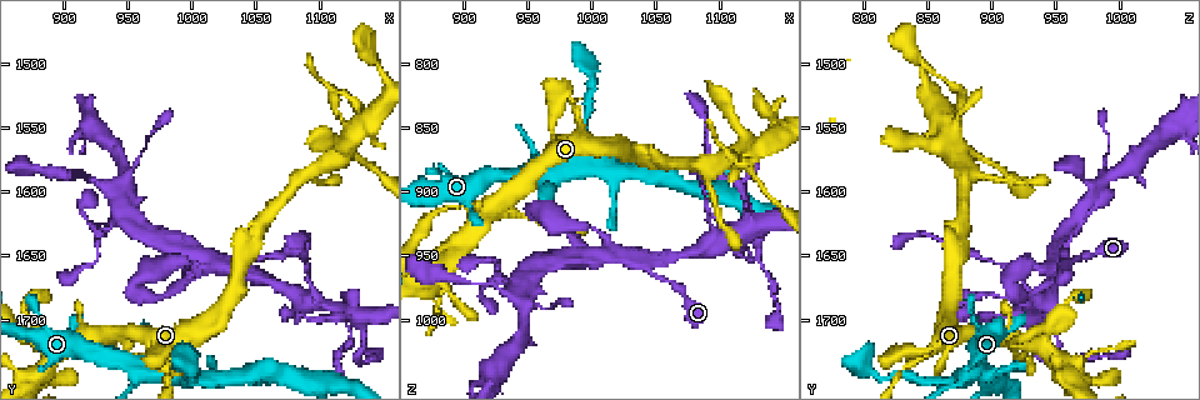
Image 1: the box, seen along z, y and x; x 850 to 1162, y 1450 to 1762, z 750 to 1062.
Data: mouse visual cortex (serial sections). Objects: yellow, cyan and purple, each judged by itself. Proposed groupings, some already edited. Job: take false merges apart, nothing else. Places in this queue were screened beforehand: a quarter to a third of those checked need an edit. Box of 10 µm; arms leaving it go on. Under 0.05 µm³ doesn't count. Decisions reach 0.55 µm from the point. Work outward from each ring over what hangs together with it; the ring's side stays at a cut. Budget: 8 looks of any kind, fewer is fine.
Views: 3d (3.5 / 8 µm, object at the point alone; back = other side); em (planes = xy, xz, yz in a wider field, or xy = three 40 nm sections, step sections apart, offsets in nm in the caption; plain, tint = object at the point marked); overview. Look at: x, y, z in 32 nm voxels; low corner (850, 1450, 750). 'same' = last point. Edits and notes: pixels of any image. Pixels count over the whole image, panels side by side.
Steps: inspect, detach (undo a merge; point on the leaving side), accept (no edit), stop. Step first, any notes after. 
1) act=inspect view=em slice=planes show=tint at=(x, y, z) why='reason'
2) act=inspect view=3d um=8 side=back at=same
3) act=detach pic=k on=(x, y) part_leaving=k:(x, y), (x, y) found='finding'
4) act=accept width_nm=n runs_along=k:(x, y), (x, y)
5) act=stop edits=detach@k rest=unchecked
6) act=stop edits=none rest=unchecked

act=inspect view=3d um=8 at=(968, 1744, 884) why='looks like a crossing'

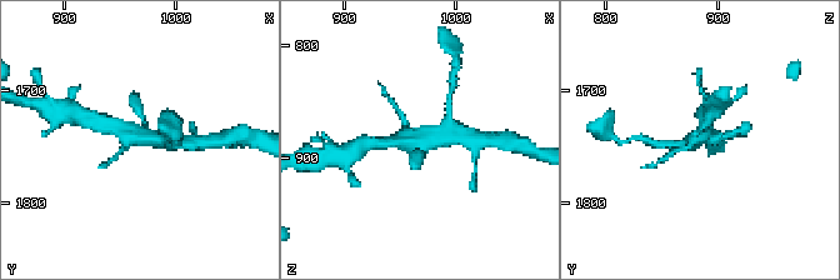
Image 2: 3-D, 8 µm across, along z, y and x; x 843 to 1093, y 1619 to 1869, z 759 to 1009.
act=inspect view=em slice=xy step=1 show=tint at=same arms=4 arm_widths_nm=150,200,300,400

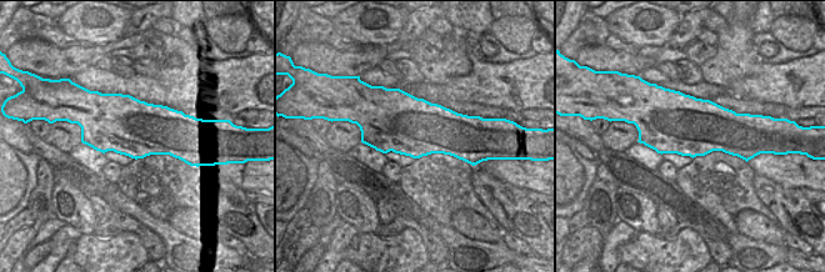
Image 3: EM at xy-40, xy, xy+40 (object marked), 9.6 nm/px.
act=accept found='continuous, no second cell'

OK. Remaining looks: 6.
act=inspect view=3d um=3.5 at=(1042, 1660, 958) why='sudden change in width'

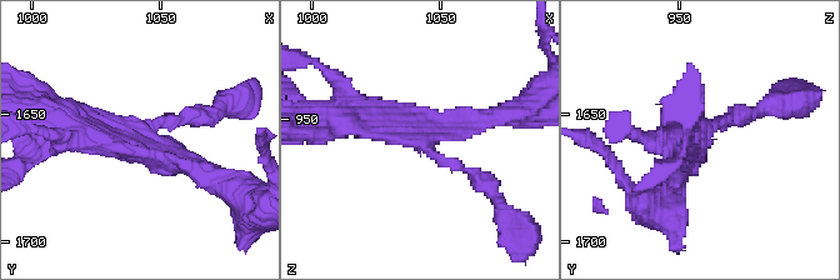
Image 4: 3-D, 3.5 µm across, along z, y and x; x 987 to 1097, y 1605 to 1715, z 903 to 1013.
act=inspect view=em slice=xy step=3 show=tint at=(1042, 1660, 956) arms=3 arm_widths_nm=150,250,400 why='need the tissue'

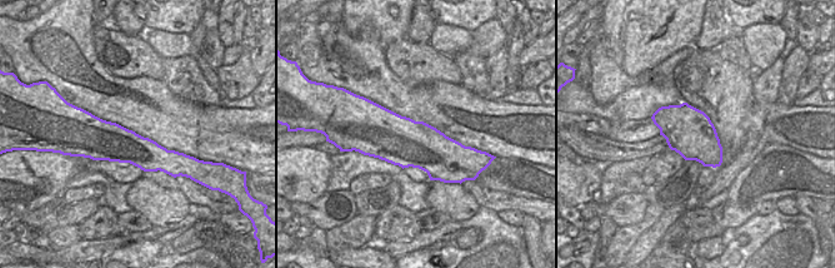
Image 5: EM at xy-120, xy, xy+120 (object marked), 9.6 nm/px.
act=accept runs_along=4:(479, 181), (410, 130), (341, 118) found='one cell here'

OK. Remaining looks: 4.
act=inspect view=3d um=3.5 side=back at=(1092, 1664, 920) why='thick turns thin'

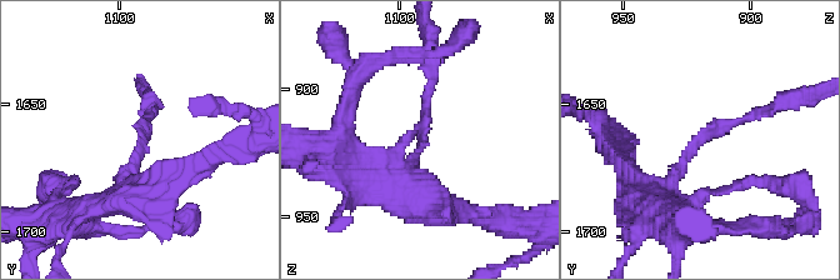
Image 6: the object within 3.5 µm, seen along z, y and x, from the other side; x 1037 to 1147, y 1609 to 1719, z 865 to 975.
act=inspect view=em slice=xy step=3 show=tint at=(1091, 1667, 923)

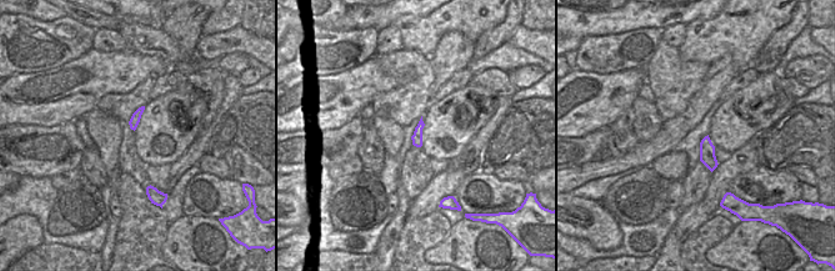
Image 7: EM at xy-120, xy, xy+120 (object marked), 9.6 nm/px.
act=detach pic=6 on=(425, 105) arm_widths_nm=150,400 part_leaving=6:(698, 143), (804, 100) found='two cells meet here'

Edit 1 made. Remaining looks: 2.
act=stop edits=detach@6 rest=unchecked

